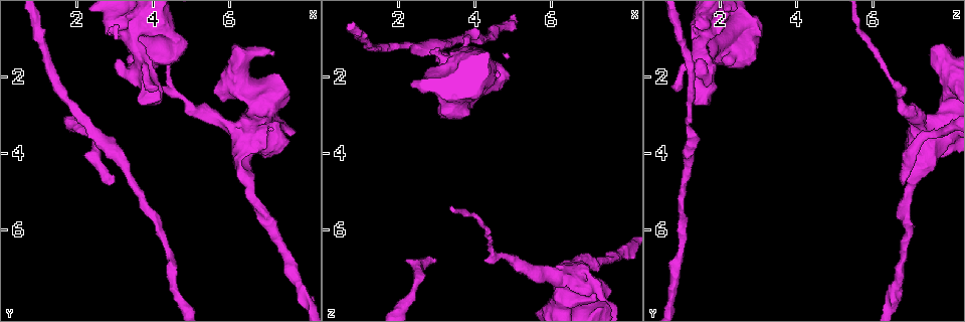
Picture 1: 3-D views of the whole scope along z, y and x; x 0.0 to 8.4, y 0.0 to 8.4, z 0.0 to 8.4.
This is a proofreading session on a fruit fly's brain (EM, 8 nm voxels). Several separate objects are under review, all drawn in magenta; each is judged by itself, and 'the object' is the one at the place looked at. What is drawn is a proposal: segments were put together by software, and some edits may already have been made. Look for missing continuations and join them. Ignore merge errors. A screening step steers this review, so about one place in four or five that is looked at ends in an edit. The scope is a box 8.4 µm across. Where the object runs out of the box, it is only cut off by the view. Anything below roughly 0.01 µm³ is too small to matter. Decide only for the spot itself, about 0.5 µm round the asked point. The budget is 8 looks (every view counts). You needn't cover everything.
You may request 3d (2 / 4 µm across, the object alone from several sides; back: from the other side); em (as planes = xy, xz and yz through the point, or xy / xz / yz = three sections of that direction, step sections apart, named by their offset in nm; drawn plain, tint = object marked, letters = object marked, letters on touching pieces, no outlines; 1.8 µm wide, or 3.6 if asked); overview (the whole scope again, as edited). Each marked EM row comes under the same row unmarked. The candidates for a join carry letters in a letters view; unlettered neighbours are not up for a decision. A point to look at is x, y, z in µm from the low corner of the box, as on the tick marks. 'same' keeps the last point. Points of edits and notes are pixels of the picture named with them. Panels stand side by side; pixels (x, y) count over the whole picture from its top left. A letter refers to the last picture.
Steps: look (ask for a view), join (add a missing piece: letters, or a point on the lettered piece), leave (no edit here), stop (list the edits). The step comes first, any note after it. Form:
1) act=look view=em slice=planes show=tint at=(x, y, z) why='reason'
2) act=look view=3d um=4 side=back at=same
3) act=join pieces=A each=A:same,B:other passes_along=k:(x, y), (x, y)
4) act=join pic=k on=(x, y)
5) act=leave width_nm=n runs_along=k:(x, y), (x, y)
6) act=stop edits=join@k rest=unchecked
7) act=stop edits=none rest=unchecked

act=look view=3d um=4 at=(6.60, 3.50, 7.35)

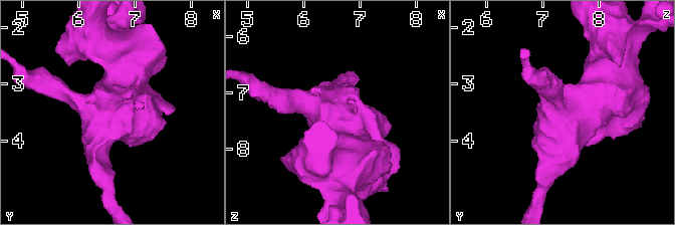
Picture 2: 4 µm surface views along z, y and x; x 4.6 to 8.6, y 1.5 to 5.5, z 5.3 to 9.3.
act=look view=em um=3.6 slice=planes show=letters at=(6.65, 3.55, 7.30)

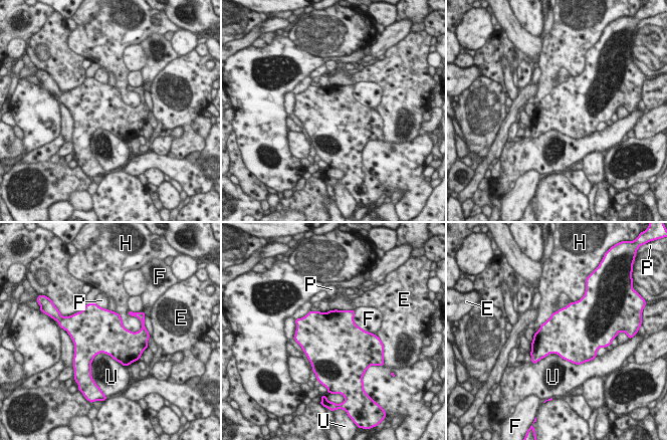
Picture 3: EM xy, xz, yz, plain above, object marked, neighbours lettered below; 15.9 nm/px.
act=leave each=E:other,F:other,H:other,P:other,U:other border=3:(536, 362), (557, 353), (577, 365) found='none of them fits'

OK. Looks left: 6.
act=look view=3d um=4 side=back at=(4.65, 2.40, 6.75) why='sudden change in width'

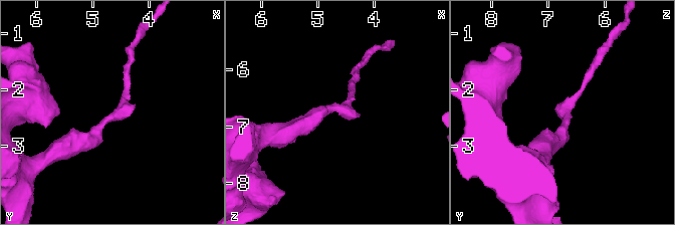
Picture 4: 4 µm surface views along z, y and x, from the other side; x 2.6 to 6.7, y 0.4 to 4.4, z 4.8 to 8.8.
act=look view=em slice=yz step=4 show=tint at=(4.65, 2.50, 6.75)

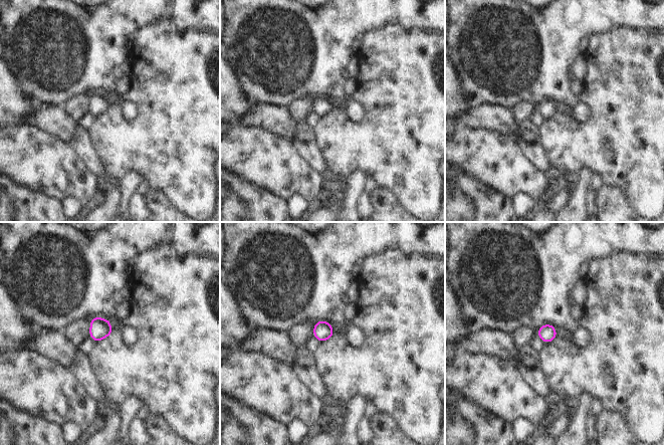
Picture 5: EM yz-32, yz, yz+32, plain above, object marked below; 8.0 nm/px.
act=look view=em slice=yz step=4 show=letters at=same

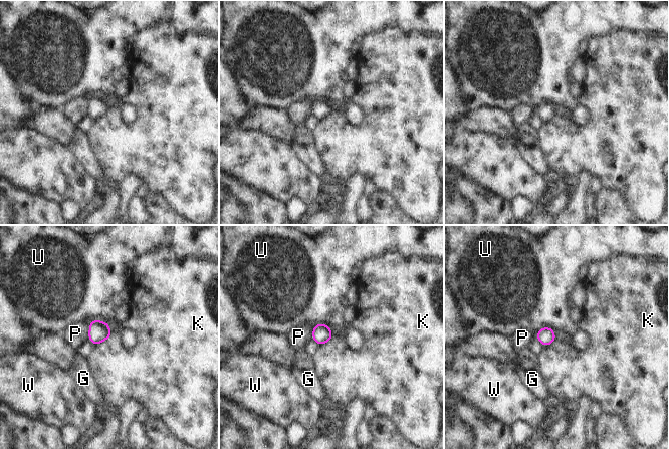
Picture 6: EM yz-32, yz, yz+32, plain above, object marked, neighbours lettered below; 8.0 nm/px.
act=leave each=G:other,K:other,P:other,U:other,W:other border=6:(110, 335), (94, 346) found='none of them fits'

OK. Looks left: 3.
act=look view=3d um=2 at=(2.80, 0.85, 1.40) why='stops while still wide'

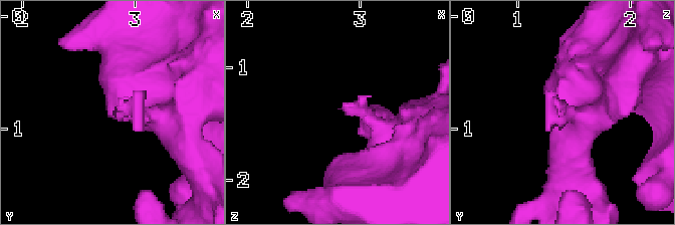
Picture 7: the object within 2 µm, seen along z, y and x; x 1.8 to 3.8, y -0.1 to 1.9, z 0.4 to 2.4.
act=look view=em slice=planes show=letters at=(2.80, 0.82, 1.36) why='shape alone is not enough'

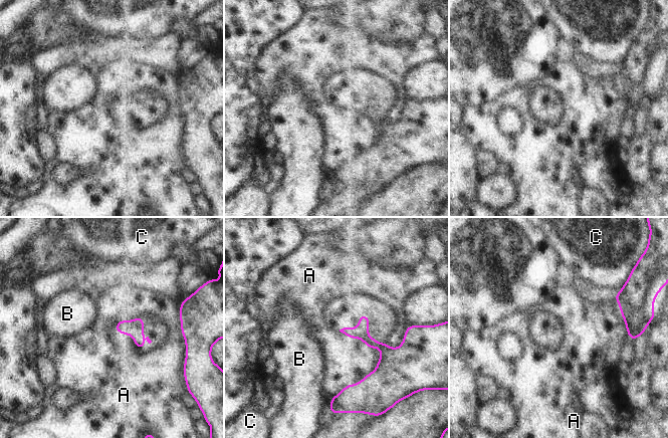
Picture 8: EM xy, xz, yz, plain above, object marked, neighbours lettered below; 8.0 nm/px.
act=leave each=A:other,B:other,C:other border=8:(380, 349), (377, 367), (330, 399) found='no lettered piece goes on from it'

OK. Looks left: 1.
act=stop edits=none rest=unchecked

